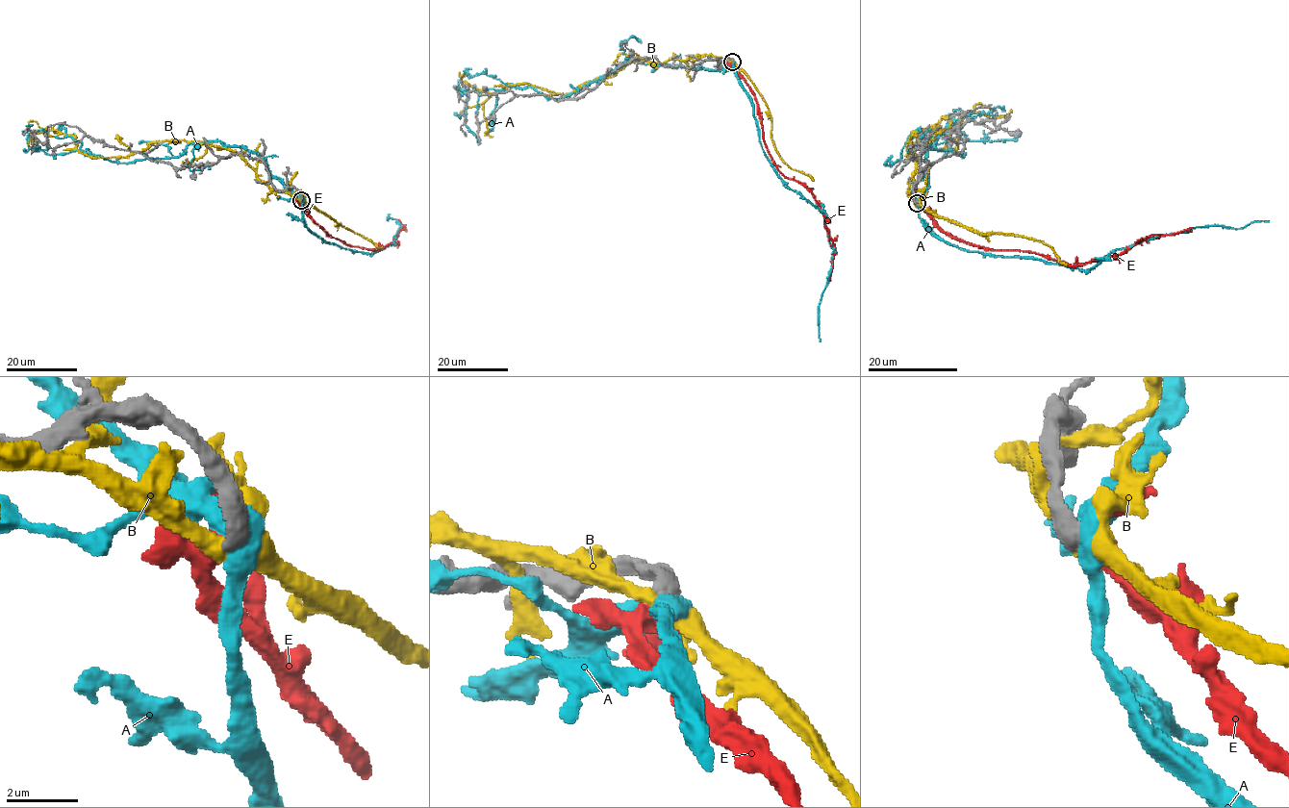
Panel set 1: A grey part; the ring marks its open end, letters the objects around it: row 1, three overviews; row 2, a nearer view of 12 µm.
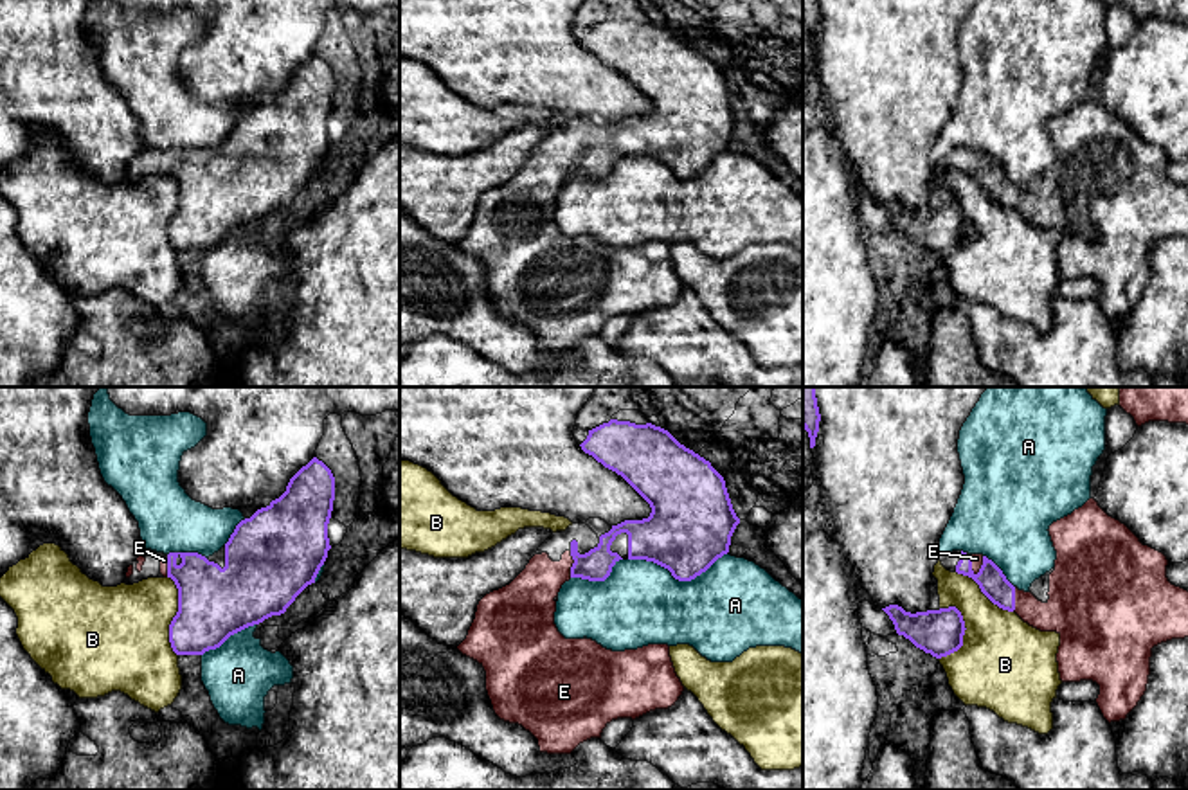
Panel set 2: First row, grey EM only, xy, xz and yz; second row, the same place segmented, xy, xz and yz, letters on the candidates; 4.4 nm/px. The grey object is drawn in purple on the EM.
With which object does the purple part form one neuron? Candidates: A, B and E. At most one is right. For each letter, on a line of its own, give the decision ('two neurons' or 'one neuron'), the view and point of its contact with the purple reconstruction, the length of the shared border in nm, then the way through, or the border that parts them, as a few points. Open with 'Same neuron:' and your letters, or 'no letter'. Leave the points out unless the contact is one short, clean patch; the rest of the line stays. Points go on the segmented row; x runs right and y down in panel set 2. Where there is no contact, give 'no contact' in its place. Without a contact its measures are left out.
Same neuron: E
A: two neurons; contact xz (675, 578); length 440 nm
B: two neurons; contact xy (175, 616); length 360 nm
E: one neuron; contact xz (573, 564); length 120 nm; way xz (594, 565), (573, 564), (555, 573), (530, 598)

